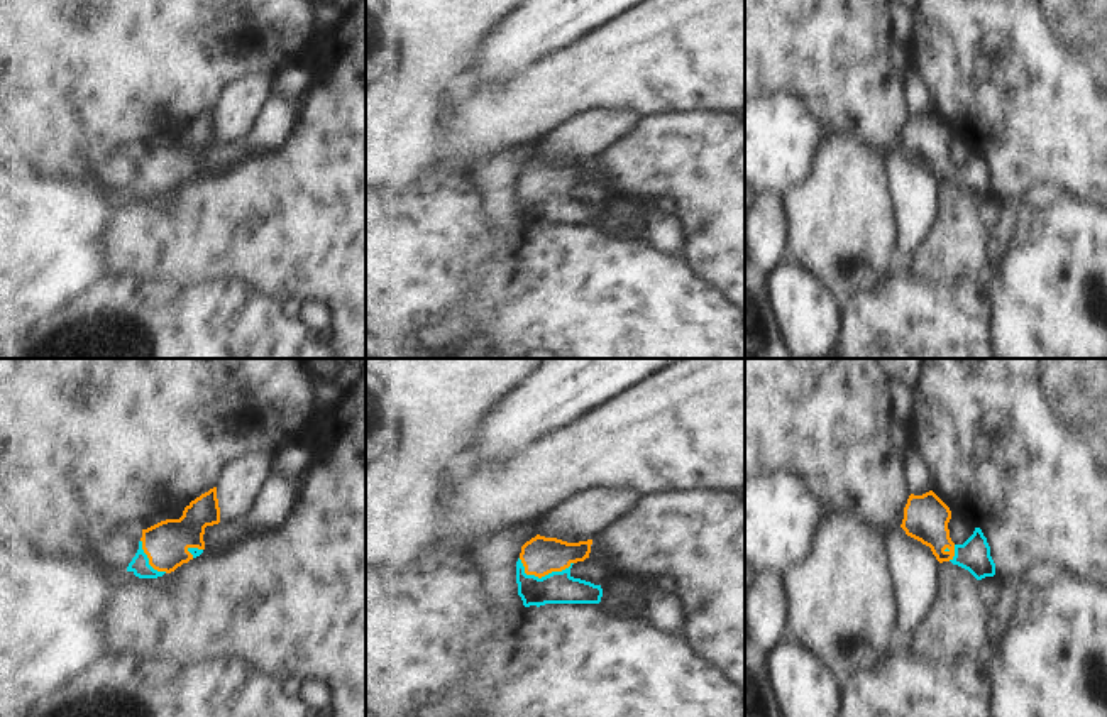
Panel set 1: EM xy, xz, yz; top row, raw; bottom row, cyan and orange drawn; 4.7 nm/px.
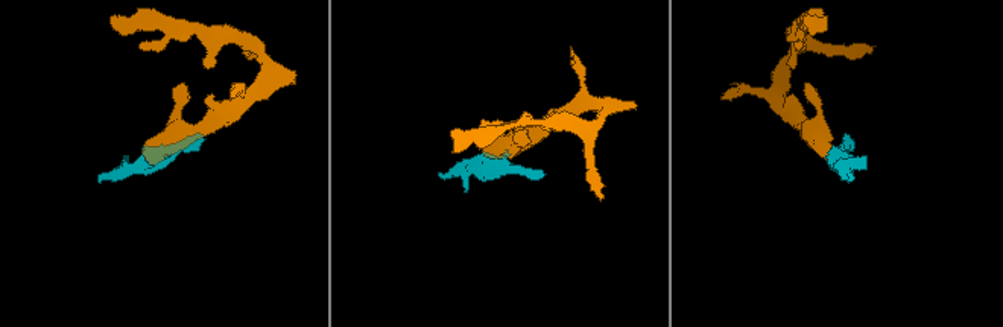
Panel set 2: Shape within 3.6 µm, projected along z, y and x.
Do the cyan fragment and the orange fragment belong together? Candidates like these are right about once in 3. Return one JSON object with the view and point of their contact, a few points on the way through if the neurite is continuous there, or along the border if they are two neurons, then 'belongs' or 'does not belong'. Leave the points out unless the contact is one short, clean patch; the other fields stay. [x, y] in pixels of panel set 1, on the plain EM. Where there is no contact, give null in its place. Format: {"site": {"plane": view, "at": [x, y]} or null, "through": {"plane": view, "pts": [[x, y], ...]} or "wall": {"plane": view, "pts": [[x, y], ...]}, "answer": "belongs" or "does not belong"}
{"site": {"plane": "xz", "at": [542, 198]}, "through": {"plane": "xz", "pts": [[559, 208], [542, 198], [540, 176]]}, "answer": "belongs"}

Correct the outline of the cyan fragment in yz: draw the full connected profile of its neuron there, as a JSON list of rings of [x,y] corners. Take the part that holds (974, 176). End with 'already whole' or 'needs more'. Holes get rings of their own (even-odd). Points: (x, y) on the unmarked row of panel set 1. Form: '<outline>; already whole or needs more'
[[[933,113],[911,115],[904,129],[900,149],[907,157],[929,167],[939,184],[951,183],[968,191],[977,201],[995,196],[990,167],[980,149],[963,164],[955,166],[950,159],[950,129]]]; needs more

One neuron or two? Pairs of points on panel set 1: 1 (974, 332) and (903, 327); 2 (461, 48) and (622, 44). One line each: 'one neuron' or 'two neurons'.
1: one neuron
2: two neurons

